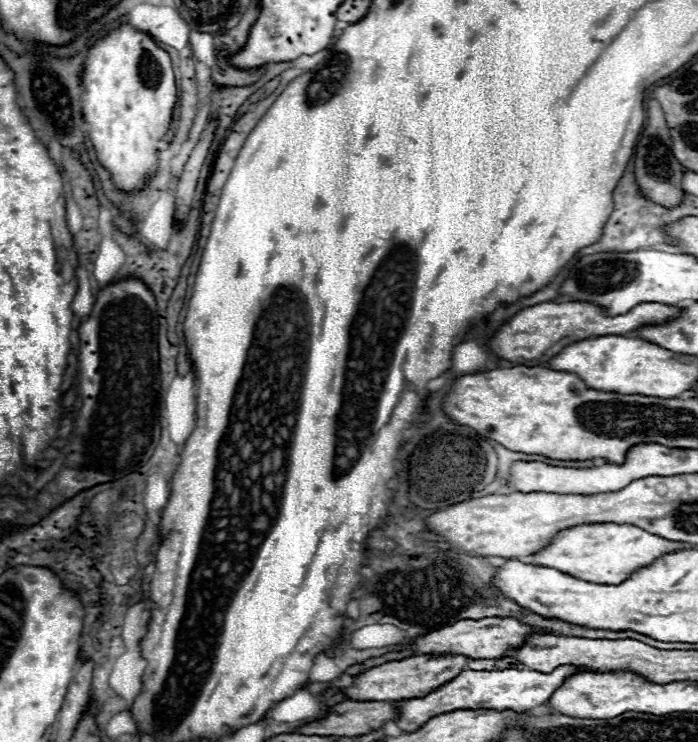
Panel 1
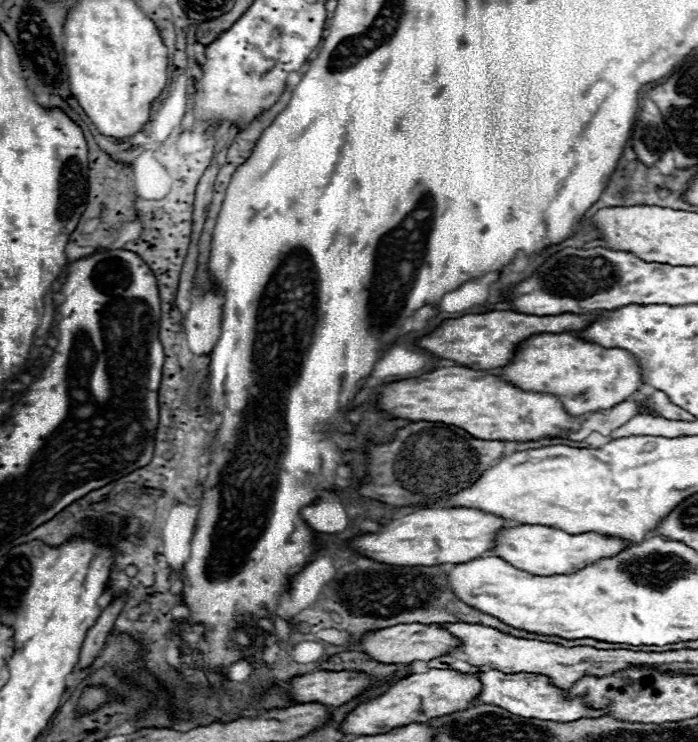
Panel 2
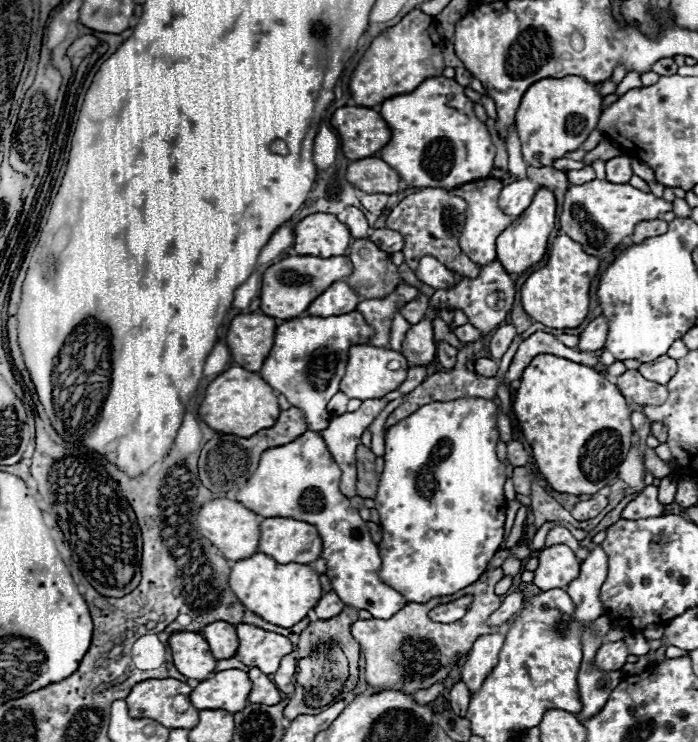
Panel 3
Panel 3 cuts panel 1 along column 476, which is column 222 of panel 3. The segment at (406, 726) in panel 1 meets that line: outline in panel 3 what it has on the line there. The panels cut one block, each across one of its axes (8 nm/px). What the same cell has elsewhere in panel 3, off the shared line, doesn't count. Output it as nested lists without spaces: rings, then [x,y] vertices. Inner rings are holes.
[[[230,668],[202,680],[190,692],[190,702],[198,710],[230,710],[234,714],[246,708],[246,694],[250,694],[248,674]]]

